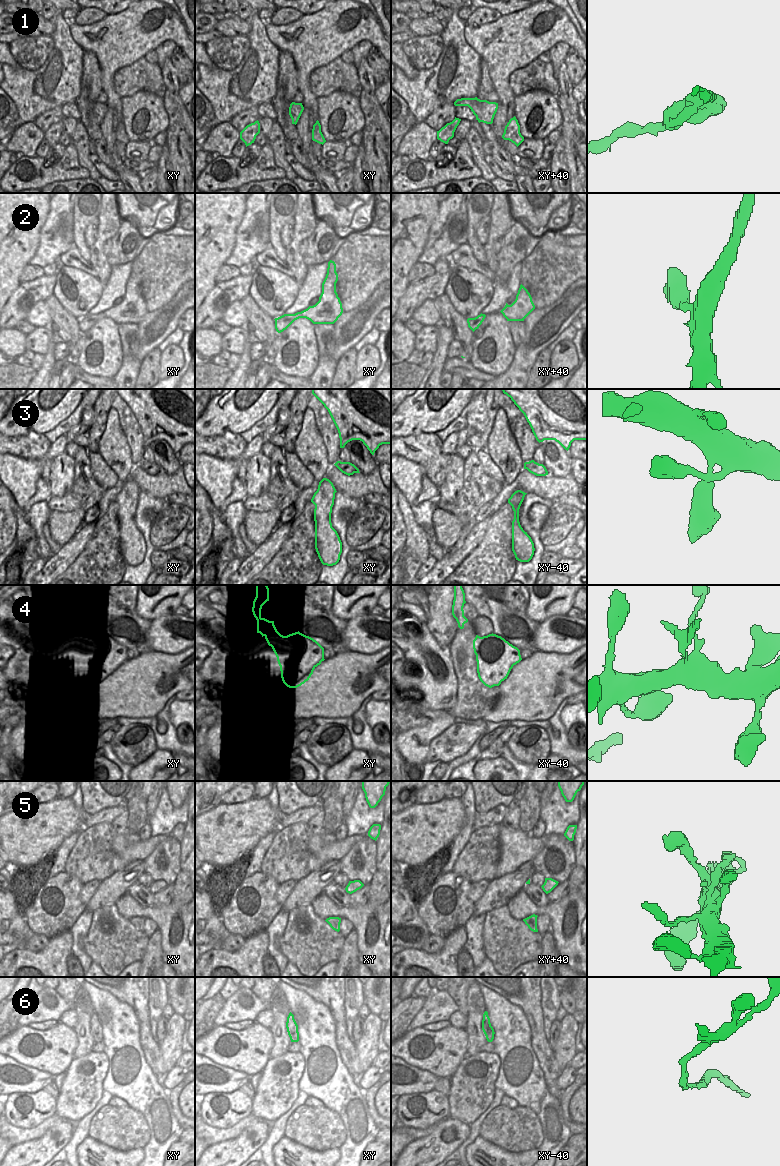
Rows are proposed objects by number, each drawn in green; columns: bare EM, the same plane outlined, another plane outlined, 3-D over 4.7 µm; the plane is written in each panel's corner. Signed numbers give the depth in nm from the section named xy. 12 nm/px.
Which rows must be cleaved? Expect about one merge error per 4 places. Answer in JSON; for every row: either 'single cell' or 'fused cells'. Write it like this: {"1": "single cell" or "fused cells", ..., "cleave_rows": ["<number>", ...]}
{"1": "single cell", "2": "single cell", "3": "single cell", "4": "single cell", "5": "single cell", "6": "fused cells", "cleave_rows": ["6"]}

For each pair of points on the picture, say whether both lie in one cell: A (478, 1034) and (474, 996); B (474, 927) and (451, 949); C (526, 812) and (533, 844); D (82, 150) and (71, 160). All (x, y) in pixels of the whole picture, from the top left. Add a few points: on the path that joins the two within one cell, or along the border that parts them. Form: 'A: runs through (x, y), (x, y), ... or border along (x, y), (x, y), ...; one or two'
A: runs through (474, 1025), (474, 1005); one
B: border along (465, 925), (465, 944), (463, 948); two
C: border along (519, 828), (529, 833); two
D: border along (71, 143), (88, 176); two

